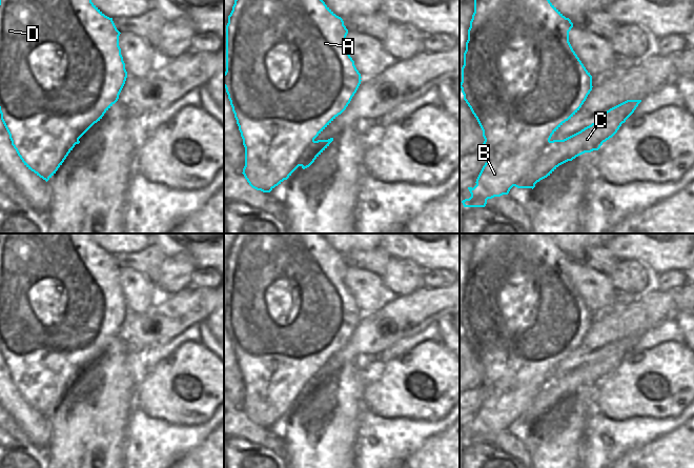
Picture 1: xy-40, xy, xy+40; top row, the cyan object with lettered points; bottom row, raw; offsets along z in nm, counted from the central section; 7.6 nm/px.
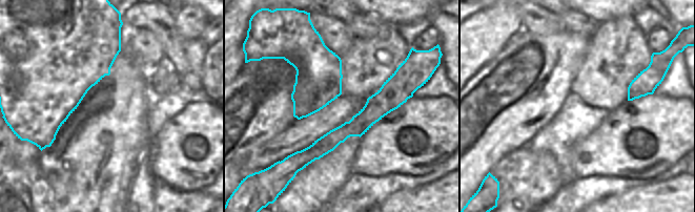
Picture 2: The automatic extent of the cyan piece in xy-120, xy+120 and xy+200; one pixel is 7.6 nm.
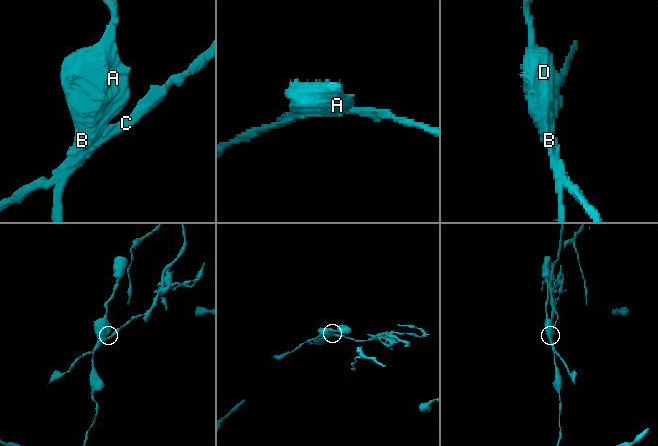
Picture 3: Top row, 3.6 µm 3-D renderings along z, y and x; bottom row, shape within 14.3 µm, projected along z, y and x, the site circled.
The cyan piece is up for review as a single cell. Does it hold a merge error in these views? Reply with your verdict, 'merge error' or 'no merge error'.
merge error

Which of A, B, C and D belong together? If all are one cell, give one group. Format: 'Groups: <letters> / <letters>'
Groups: A B D / C.

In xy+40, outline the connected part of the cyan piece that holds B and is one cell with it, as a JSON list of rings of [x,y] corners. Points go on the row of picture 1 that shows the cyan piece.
[[[474,0],[460,87],[483,130],[487,162],[476,185],[468,187],[471,197],[462,201],[464,207],[485,207],[488,199],[508,195],[513,186],[535,187],[528,179],[531,167],[544,154],[552,135],[579,110],[593,87],[592,76],[569,42],[572,27],[571,20],[550,0]]]

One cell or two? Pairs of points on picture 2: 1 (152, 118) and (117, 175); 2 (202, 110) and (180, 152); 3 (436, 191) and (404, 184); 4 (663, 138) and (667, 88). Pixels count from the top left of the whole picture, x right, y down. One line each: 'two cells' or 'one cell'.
1: two cells
2: one cell
3: two cells
4: two cells

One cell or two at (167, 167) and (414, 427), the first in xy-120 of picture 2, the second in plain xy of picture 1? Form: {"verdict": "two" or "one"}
{"verdict": "two"}

